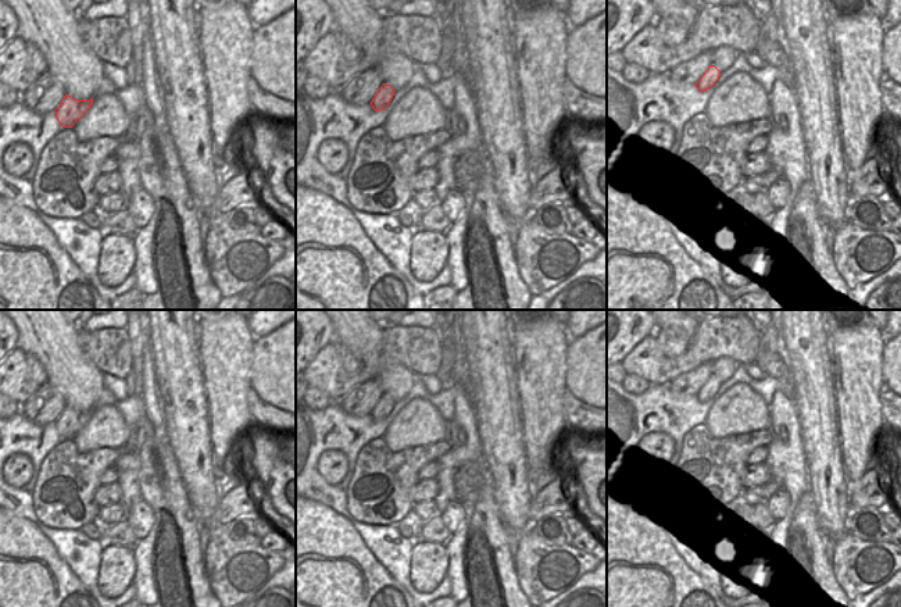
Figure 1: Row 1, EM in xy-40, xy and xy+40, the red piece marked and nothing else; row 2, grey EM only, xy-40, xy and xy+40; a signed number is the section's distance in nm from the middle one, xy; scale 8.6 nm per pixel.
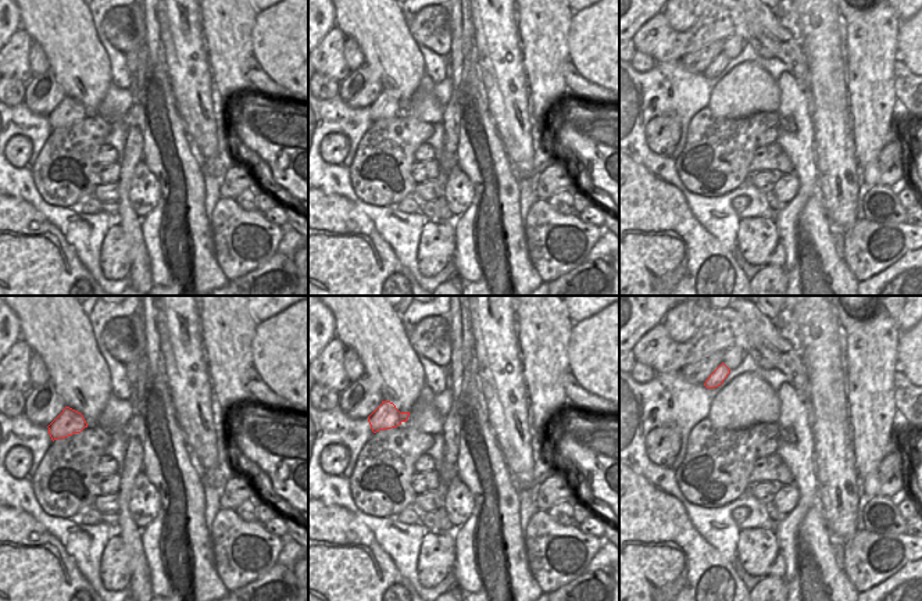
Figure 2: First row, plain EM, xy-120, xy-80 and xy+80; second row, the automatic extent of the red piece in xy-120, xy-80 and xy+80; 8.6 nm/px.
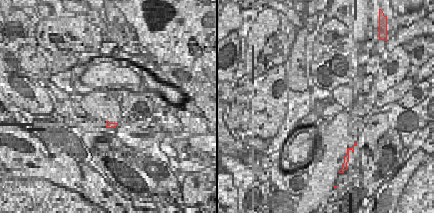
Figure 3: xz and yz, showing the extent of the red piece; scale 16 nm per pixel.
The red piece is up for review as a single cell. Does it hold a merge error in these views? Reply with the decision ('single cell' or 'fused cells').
single cell

